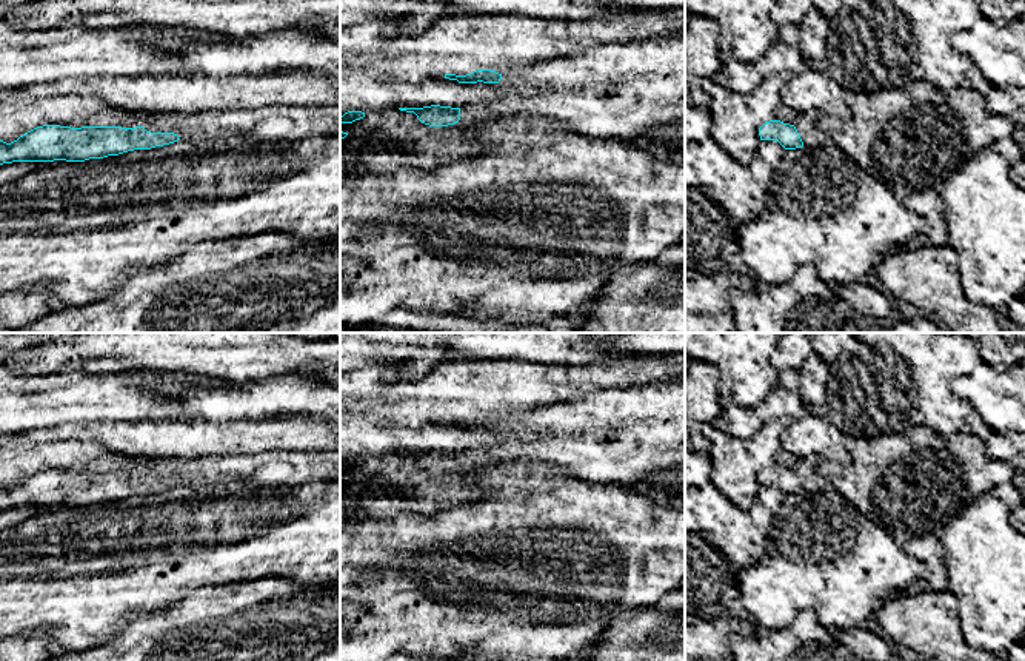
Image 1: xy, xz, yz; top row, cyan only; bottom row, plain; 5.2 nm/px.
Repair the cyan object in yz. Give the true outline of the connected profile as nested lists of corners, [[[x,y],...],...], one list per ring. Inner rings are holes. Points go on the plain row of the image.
[[[799,459],[794,470],[780,465],[765,467],[759,473],[760,485],[779,487],[785,495],[802,492],[817,493],[830,487],[822,467],[813,461]]]

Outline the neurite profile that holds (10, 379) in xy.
[[[97,359],[97,361],[88,362],[85,367],[78,370],[69,370],[58,374],[35,374],[35,376],[32,374],[22,376],[0,365],[0,388],[14,390],[14,391],[28,391],[28,393],[48,391],[66,384],[72,384],[83,376],[112,376],[119,373],[143,374],[146,371],[148,370],[134,370],[134,368],[125,367],[115,359]]]

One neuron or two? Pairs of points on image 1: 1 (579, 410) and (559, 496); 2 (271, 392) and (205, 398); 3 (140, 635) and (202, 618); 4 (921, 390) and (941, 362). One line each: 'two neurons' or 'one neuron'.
1: two neurons
2: one neuron
3: one neuron
4: one neuron

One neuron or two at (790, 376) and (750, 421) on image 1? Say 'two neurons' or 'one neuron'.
one neuron

